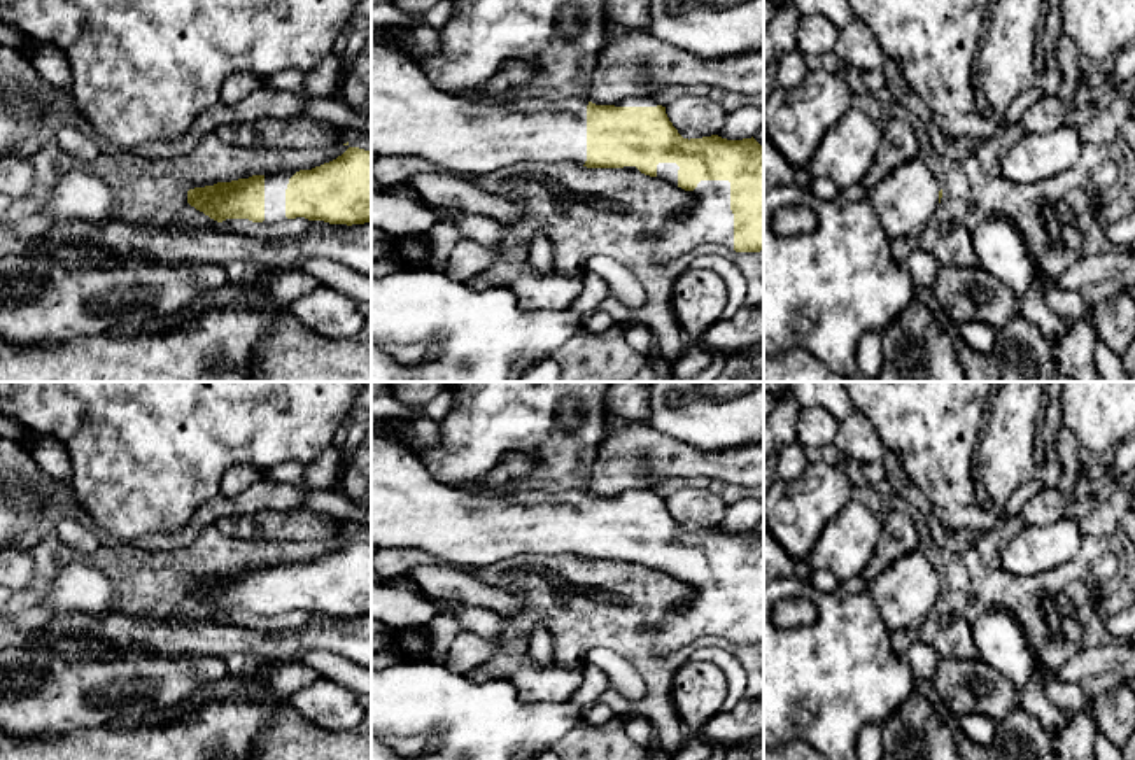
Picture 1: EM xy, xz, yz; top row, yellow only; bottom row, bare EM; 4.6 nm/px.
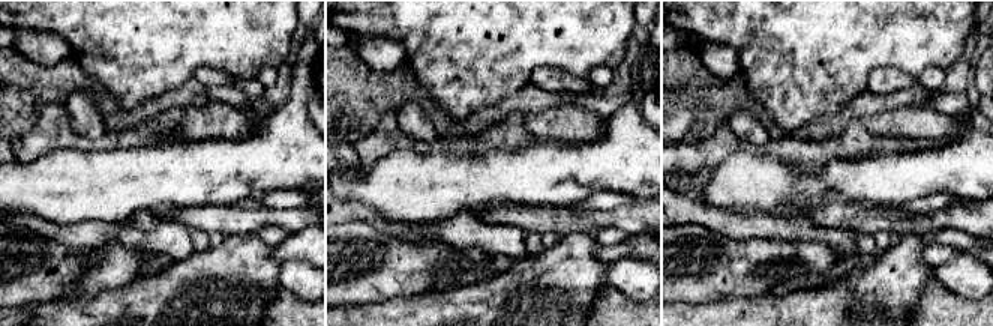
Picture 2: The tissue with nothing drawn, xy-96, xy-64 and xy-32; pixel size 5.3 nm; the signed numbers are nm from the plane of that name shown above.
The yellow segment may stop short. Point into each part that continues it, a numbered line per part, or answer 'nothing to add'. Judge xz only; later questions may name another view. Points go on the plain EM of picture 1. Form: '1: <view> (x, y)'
1: xz (710, 613)

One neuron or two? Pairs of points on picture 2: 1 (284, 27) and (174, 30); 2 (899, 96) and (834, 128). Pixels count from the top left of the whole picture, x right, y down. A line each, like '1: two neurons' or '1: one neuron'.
1: one neuron
2: one neuron

